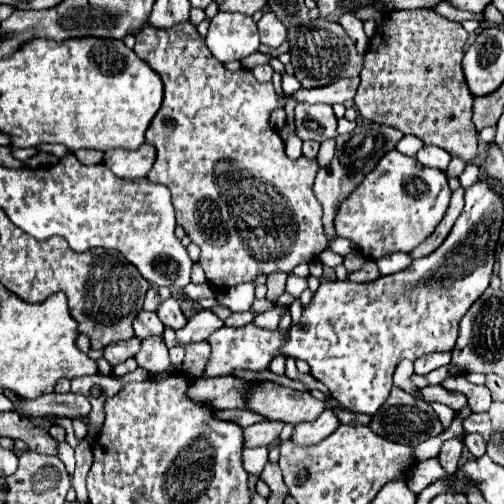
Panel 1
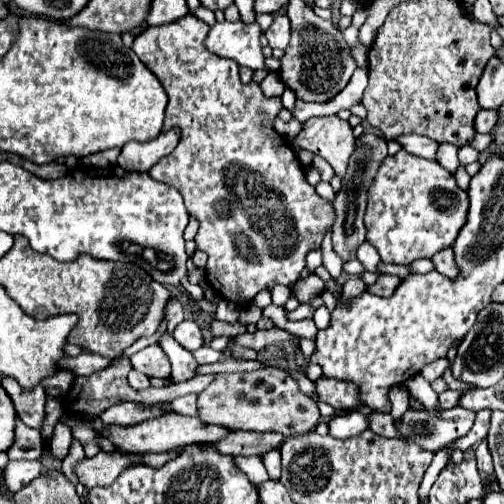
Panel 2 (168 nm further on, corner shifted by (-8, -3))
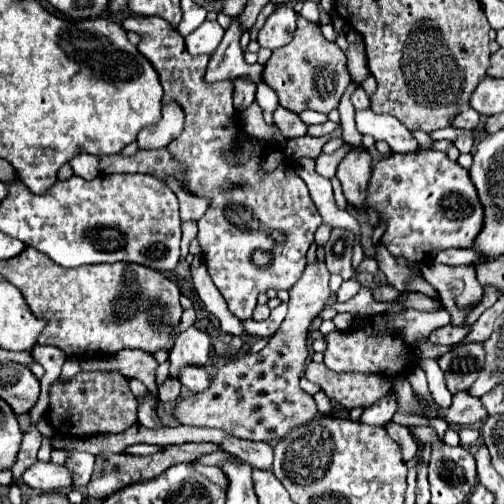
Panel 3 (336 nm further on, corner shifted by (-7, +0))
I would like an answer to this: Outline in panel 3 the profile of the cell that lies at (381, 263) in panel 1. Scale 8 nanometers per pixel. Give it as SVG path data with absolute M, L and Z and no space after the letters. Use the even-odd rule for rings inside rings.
M449 248L449 250L443 250L435 256L435 262L439 264L451 264L451 266L457 266L457 264L475 264L479 262L479 254L475 254L473 250L465 250L465 248Z

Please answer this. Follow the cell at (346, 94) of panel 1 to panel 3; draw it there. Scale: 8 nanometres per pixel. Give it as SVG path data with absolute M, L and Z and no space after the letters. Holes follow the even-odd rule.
M129 16L123 20L125 30L133 30L141 36L139 42L139 52L153 64L161 78L161 86L165 90L163 104L167 102L177 102L183 112L185 112L185 128L181 136L177 136L167 150L175 160L181 162L183 166L183 182L187 190L195 196L207 198L209 210L205 216L197 222L199 232L197 232L197 242L201 246L209 276L221 296L227 300L229 310L245 320L251 318L253 308L257 306L257 296L261 292L267 292L269 288L275 290L289 290L297 278L305 270L305 254L309 246L313 244L313 234L321 226L321 216L309 196L309 190L305 182L297 176L295 166L289 162L279 164L273 172L263 170L261 164L267 160L271 152L277 152L275 146L265 148L261 154L251 154L245 164L231 164L227 160L229 152L239 150L239 132L241 132L241 122L237 122L237 110L233 106L233 82L205 82L203 74L207 70L207 58L209 54L201 56L191 56L187 54L185 48L185 38L177 32L173 24L159 16Z

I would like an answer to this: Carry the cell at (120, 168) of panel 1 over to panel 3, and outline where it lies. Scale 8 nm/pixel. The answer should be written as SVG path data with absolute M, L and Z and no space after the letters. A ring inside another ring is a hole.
M179 104L163 106L163 118L155 126L147 126L137 134L137 144L141 150L165 148L183 130L183 110Z

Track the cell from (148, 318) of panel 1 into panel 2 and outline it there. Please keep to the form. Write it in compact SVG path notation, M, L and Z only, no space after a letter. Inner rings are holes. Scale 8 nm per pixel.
M164 333L158 345L164 349L164 353L168 355L168 359L172 363L172 375L170 375L172 383L182 383L196 375L196 367L198 367L196 359L182 345L178 345L172 335Z

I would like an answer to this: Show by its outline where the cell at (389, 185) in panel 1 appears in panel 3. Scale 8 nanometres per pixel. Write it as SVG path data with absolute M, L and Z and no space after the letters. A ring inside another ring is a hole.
M421 150L415 154L391 154L375 164L369 186L365 208L373 208L379 214L379 224L385 226L381 244L395 256L405 258L415 264L433 262L435 254L447 248L467 248L473 244L475 236L483 224L483 208L477 198L477 190L457 162L451 162L445 152Z

